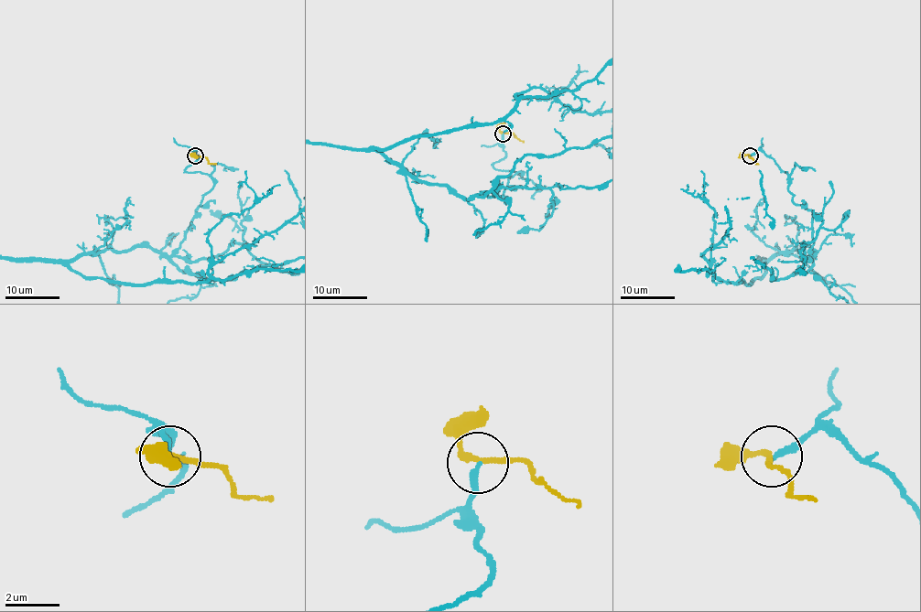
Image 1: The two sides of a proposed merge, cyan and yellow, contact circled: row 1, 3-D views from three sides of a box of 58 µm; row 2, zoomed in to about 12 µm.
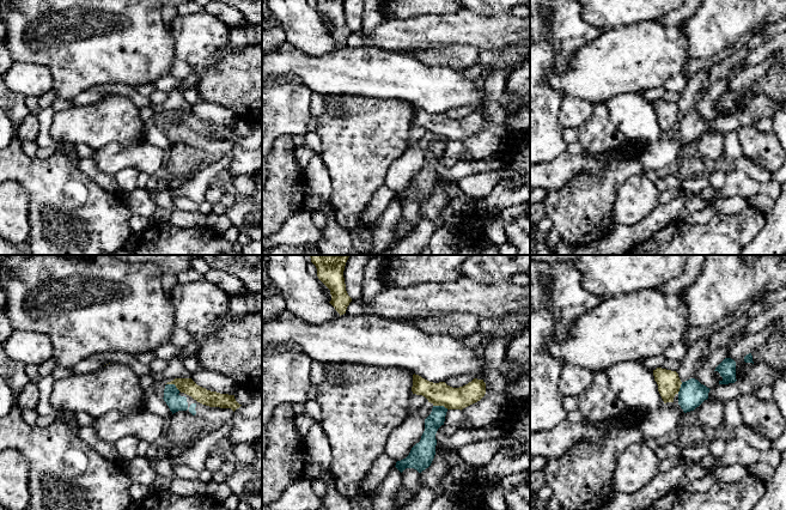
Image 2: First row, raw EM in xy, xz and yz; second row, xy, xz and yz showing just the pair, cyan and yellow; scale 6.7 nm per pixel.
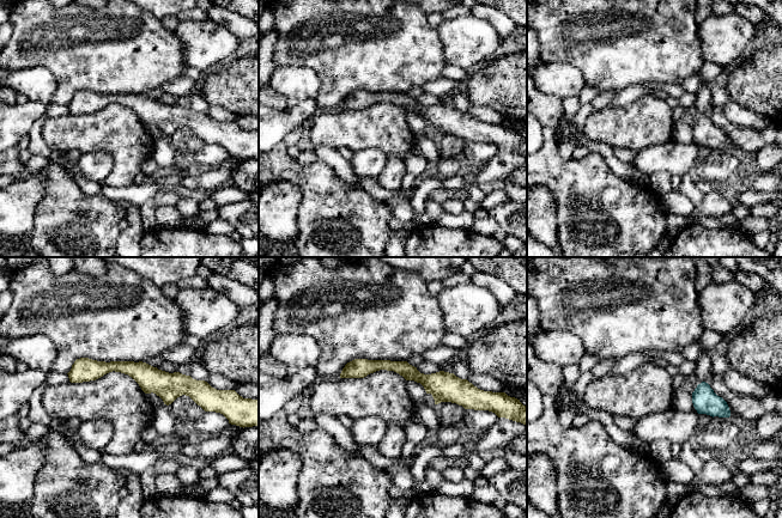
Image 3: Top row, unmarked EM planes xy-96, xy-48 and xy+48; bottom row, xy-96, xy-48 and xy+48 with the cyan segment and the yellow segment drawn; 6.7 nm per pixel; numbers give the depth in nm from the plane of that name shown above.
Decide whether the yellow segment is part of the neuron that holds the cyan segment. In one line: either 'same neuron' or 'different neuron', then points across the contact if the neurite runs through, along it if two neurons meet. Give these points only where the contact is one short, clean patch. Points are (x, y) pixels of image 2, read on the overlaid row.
different neuron; border xy (166, 383), (172, 383), (180, 390)

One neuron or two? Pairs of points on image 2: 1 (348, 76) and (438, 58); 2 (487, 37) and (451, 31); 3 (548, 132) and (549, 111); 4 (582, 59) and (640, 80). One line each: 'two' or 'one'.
1: two
2: one
3: one
4: one

